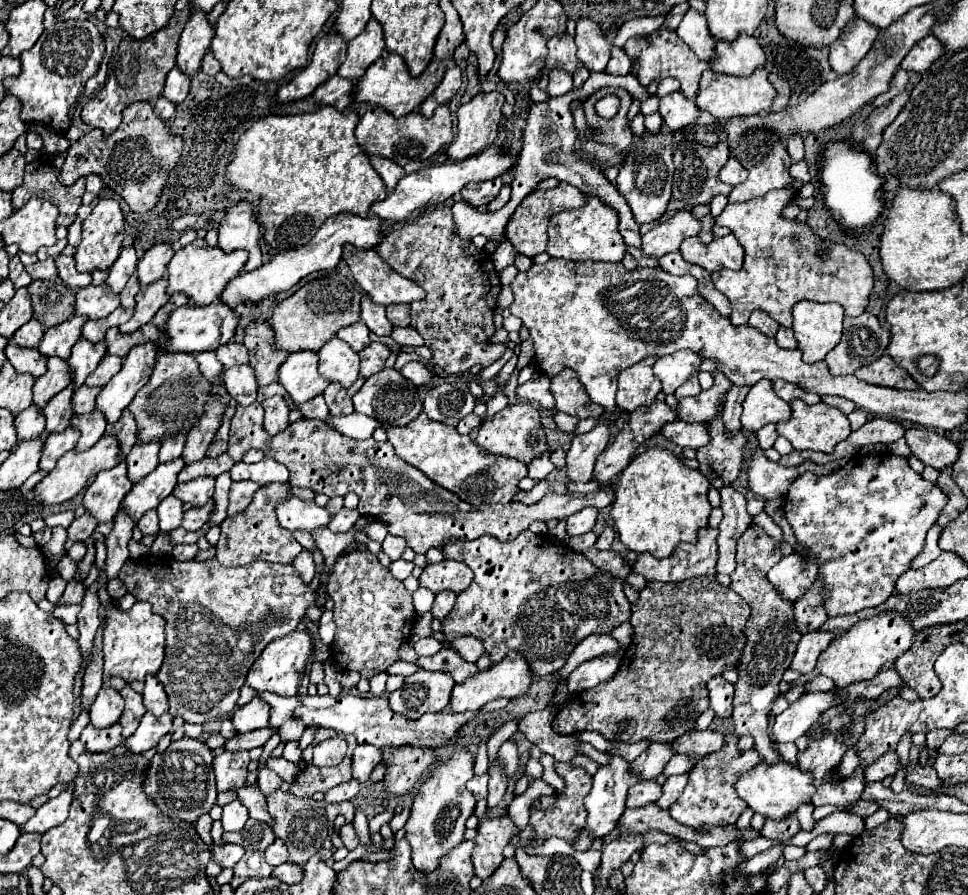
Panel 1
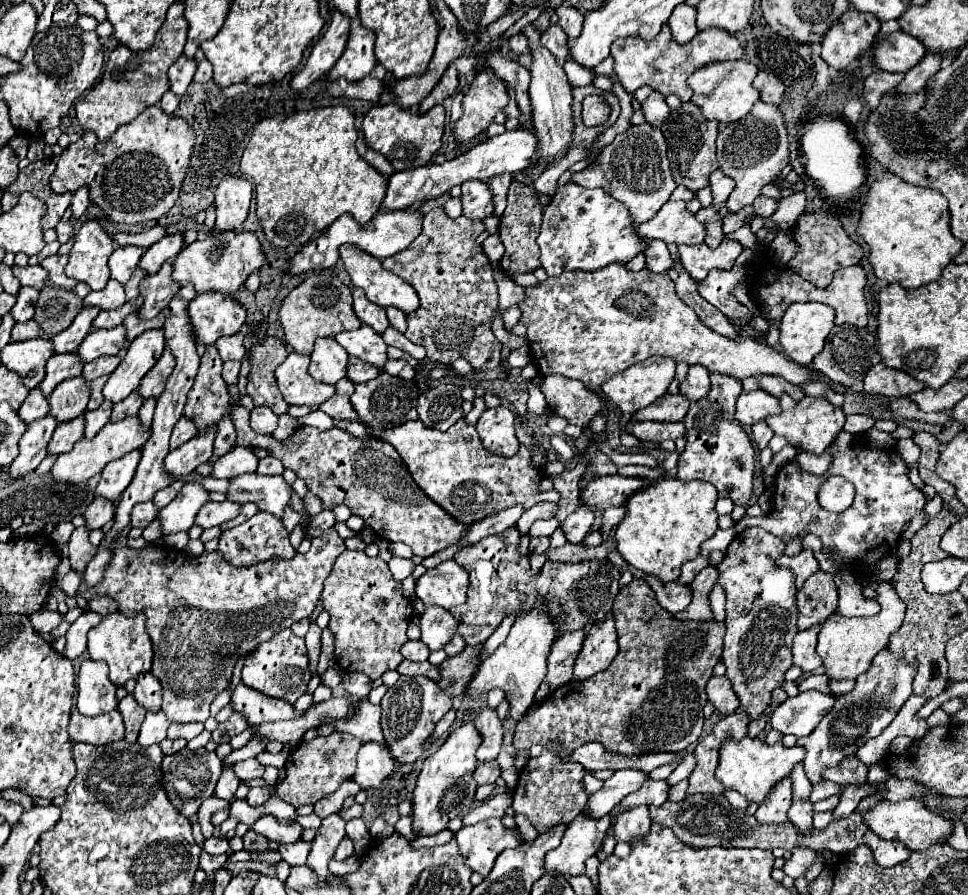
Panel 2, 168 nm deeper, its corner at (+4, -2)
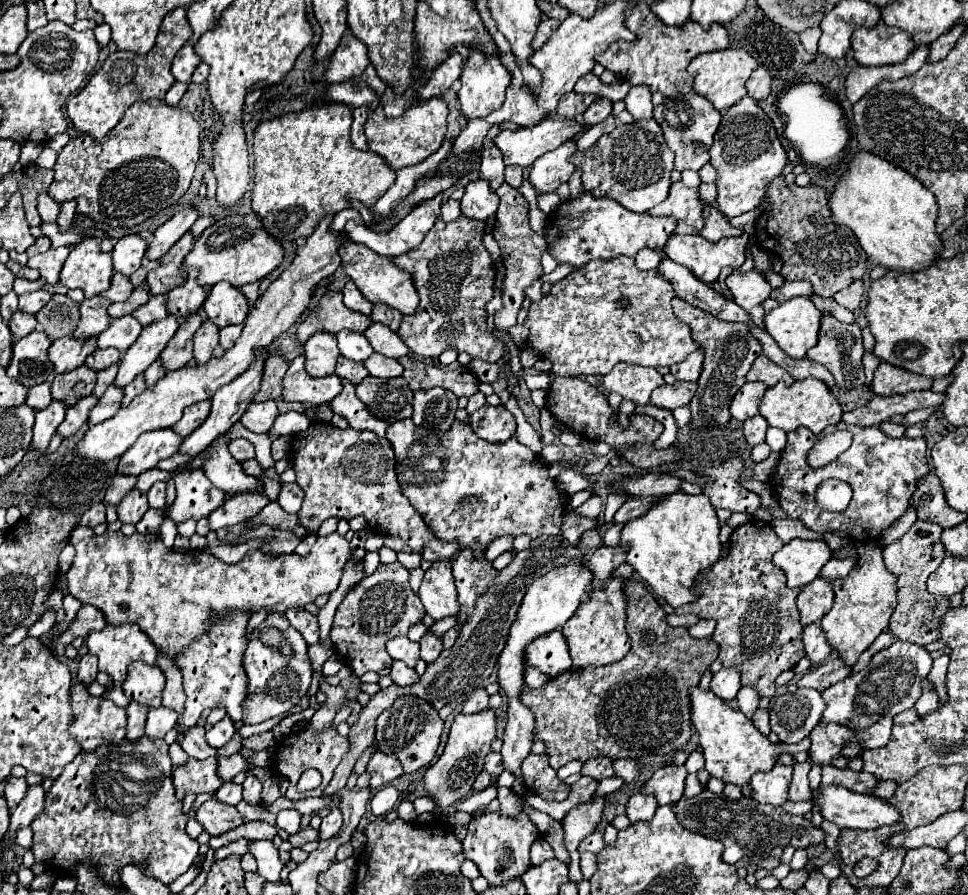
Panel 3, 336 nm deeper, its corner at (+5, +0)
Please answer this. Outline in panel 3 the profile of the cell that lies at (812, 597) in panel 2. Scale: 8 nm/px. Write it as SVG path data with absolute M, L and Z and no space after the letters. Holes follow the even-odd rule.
M817 578L811 584L807 584L801 594L797 596L797 608L801 612L801 624L809 626L815 624L827 614L833 606L833 590L829 580Z

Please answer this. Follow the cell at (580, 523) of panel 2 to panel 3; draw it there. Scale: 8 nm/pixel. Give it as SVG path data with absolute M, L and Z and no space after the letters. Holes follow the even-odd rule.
M591 496L589 500L585 500L575 512L577 514L581 514L581 516L589 516L589 518L597 518L599 514L601 514L601 506L603 506L603 502L601 502L601 498L599 496Z

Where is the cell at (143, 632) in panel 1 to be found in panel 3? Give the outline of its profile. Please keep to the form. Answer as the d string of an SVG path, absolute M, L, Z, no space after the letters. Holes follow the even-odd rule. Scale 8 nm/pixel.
M135 624L105 626L87 636L87 648L99 658L99 672L111 676L113 682L125 682L127 666L141 660L155 664L157 646Z

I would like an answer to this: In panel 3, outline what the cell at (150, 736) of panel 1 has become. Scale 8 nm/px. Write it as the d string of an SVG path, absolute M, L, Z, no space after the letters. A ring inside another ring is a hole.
M159 706L159 708L149 708L149 716L147 716L147 726L145 726L145 734L149 738L163 738L177 722L179 714L171 708Z

